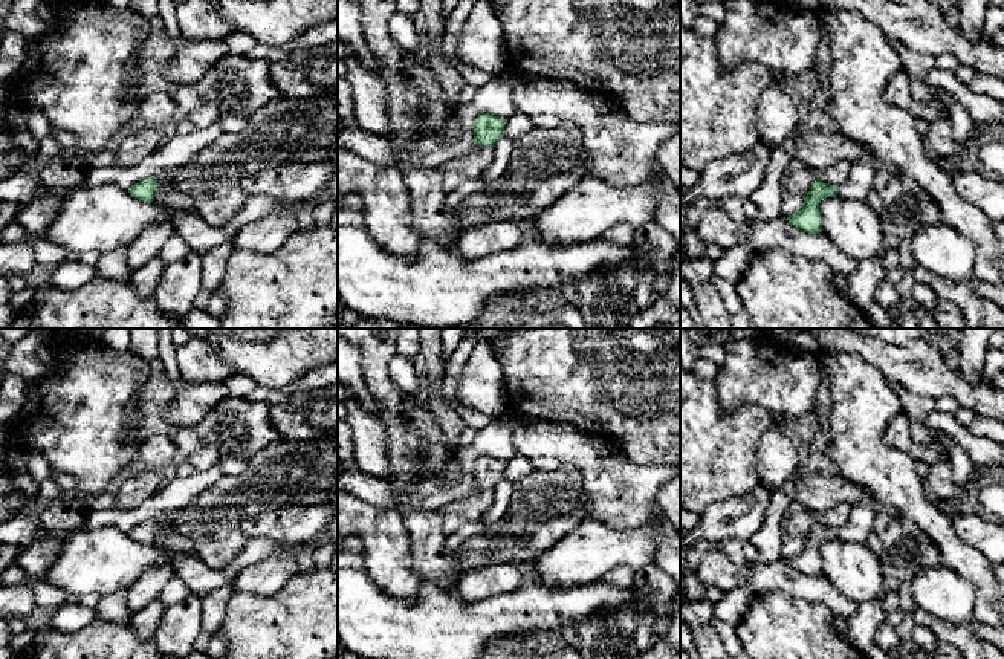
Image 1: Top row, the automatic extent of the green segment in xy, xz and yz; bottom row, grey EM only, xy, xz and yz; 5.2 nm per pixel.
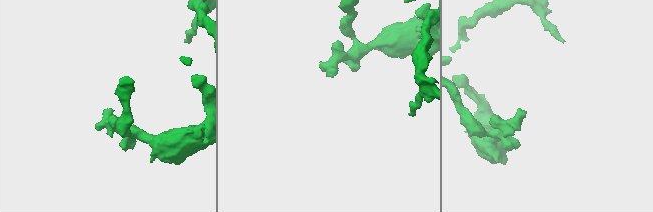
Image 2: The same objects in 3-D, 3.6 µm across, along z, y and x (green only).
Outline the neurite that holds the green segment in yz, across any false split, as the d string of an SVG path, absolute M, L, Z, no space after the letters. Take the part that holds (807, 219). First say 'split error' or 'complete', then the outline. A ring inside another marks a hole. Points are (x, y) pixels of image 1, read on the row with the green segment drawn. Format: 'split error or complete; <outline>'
split error; M863 161L851 162L845 182L837 187L824 183L818 176L813 188L804 194L804 206L787 217L789 223L802 232L822 232L822 219L819 211L821 200L837 196L845 200L865 202L874 185L874 173L876 168L870 164L870 161Z

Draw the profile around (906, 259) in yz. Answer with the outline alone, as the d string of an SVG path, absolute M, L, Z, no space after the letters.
M909 237L906 239L900 239L900 243L897 246L899 255L900 255L900 263L899 266L905 271L905 272L911 272L912 268L917 265L914 255L912 255L912 249L909 245Z

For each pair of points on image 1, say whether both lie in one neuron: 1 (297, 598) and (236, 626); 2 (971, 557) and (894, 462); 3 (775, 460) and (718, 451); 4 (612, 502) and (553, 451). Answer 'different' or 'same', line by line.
1: same
2: same
3: different
4: same

